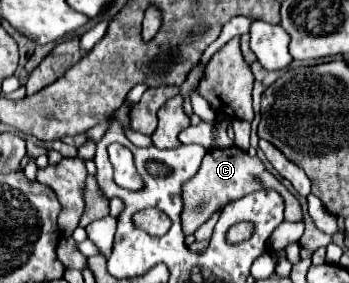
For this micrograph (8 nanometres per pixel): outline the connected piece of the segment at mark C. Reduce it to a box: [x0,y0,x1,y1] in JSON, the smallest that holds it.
[181,146,303,236]

